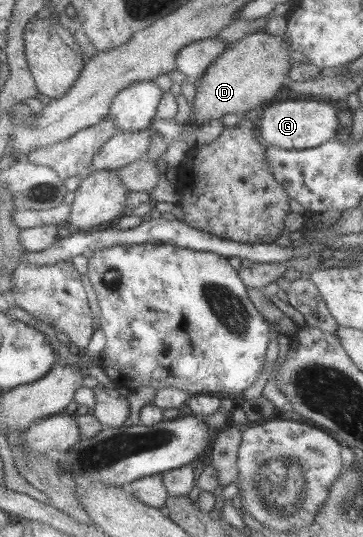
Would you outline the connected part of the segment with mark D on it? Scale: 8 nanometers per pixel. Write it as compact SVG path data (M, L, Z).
M263 30L246 34L232 42L210 63L200 78L196 94L192 99L190 125L200 128L210 119L218 119L223 114L243 115L249 109L259 109L263 102L270 100L284 86L291 62L295 59L284 35L268 36Z

